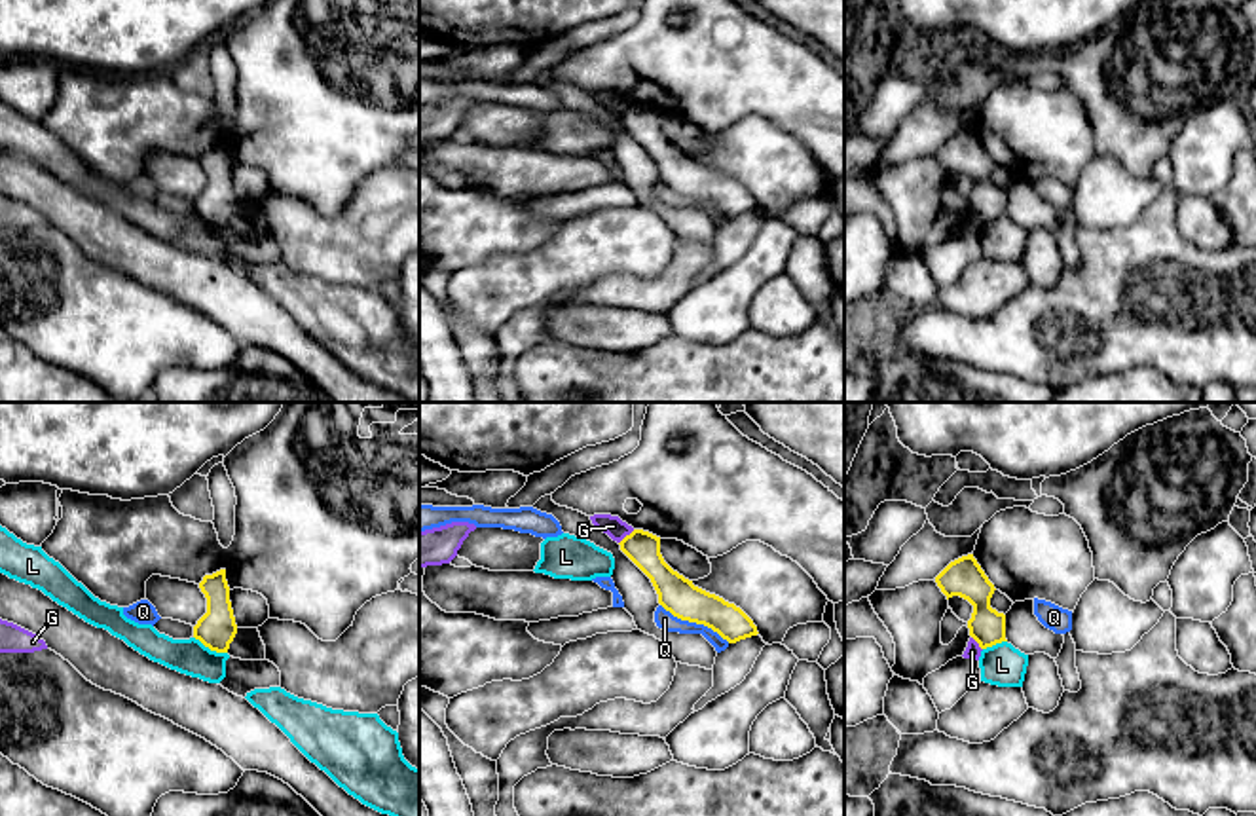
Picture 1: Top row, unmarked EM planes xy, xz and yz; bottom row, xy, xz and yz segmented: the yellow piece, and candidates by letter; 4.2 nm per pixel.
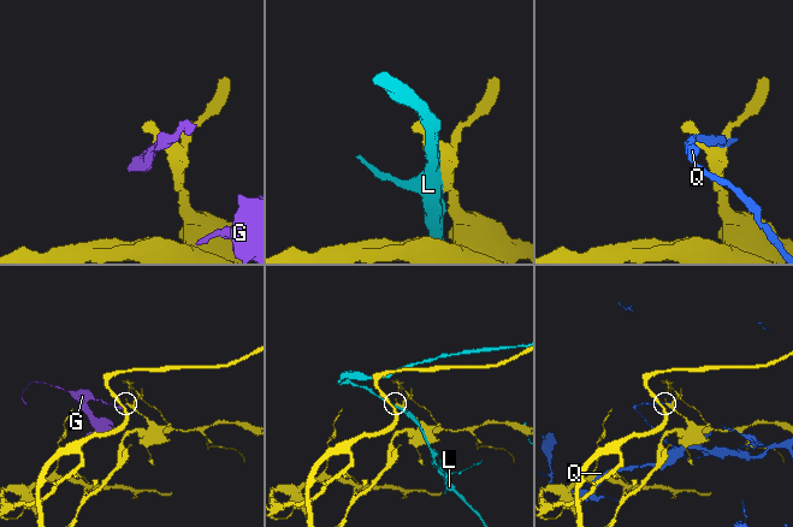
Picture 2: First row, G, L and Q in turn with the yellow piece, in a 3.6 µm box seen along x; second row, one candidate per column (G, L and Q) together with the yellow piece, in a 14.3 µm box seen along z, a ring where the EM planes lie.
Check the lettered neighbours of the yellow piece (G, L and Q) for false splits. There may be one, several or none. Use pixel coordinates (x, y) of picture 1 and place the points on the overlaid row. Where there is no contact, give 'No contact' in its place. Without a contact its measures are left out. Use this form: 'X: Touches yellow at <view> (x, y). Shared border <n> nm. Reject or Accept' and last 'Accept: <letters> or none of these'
G: Touches yellow at xz (627, 536). Shared border 90 nm. Reject
L: Touches yellow at xy (211, 649). Shared border 160 nm. Reject
Q: Touches yellow at xz (695, 621). Shared border 340 nm. Reject
Accept: none of these

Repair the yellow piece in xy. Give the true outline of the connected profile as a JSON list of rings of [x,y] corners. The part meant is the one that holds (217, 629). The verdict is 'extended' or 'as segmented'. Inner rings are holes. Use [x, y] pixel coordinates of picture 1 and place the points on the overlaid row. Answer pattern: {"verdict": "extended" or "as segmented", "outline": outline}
{"verdict": "as segmented", "outline": [[[226,569],[205,575],[199,588],[207,598],[207,613],[194,626],[194,638],[211,651],[228,653],[237,634],[237,624],[230,602]]]}

